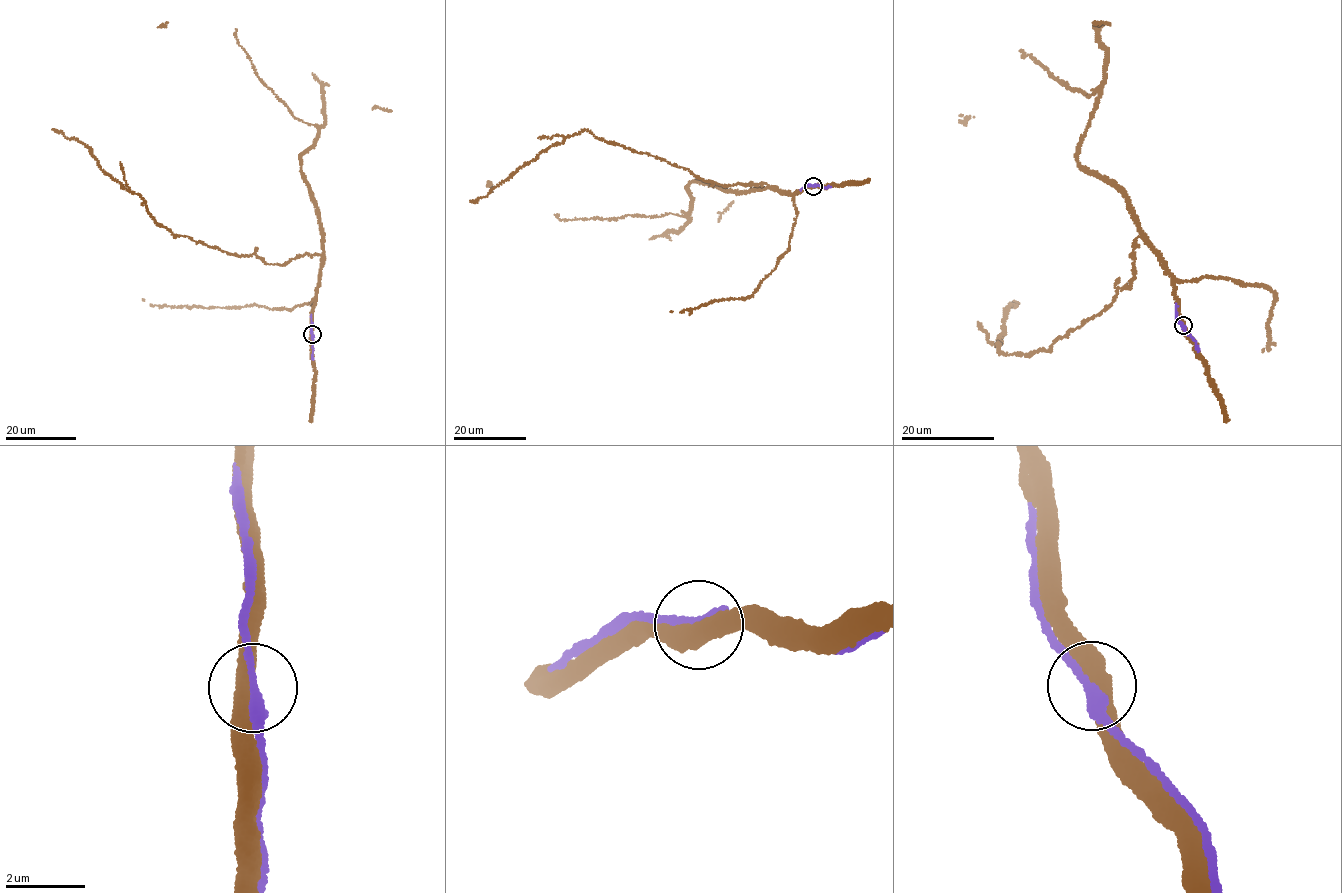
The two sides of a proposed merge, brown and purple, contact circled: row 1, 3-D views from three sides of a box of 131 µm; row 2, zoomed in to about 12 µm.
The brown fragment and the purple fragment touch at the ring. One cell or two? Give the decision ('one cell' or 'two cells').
one cell

